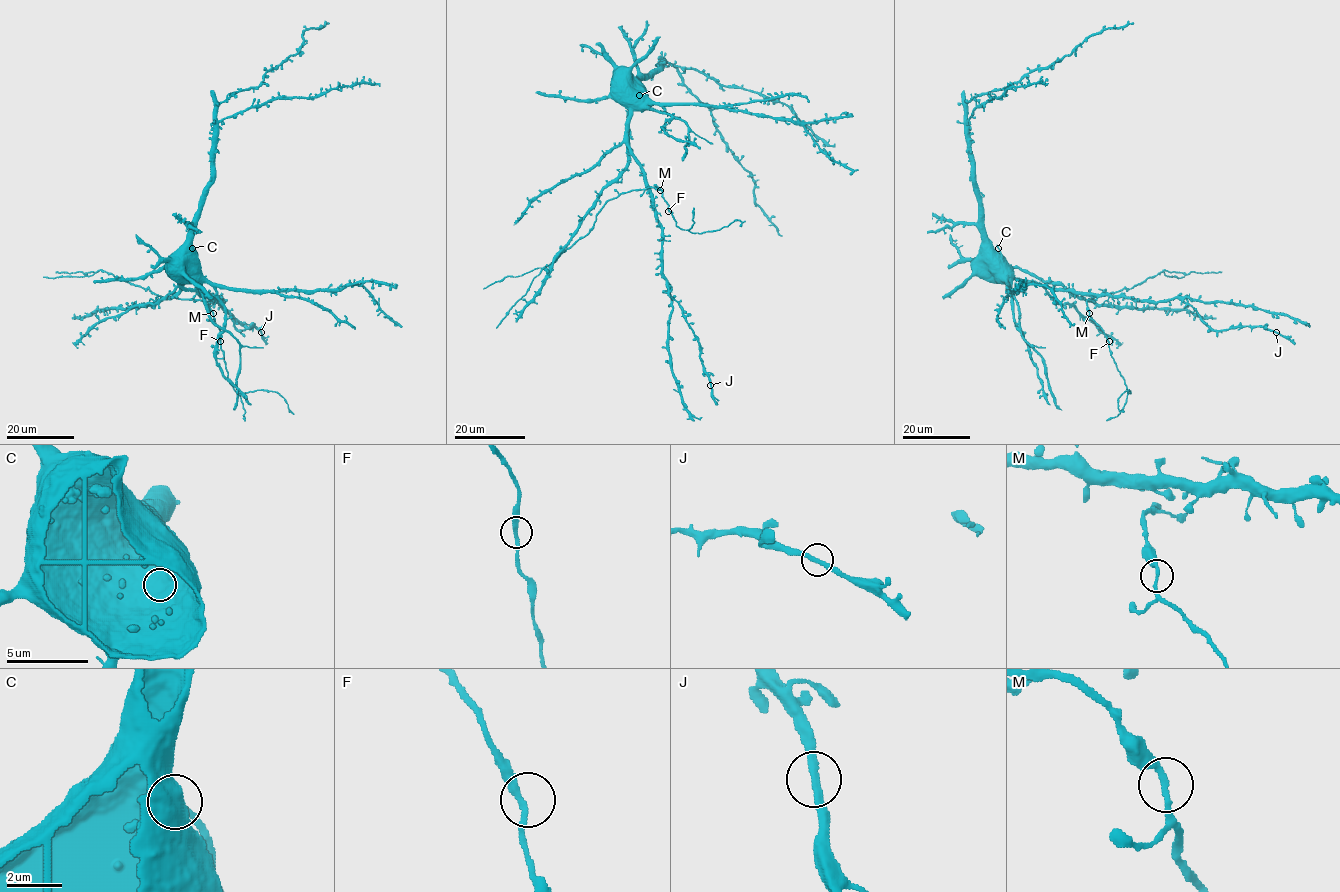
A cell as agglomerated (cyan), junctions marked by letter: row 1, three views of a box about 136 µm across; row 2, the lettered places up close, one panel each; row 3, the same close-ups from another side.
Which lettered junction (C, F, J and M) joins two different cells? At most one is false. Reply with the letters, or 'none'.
none

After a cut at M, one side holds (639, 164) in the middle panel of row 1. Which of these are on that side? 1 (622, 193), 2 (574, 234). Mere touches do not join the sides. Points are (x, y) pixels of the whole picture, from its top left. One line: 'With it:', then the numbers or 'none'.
With it: 2

